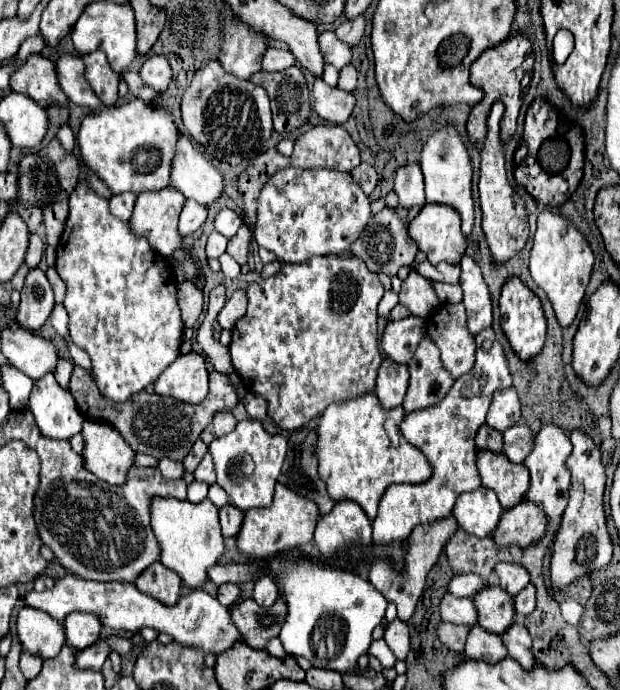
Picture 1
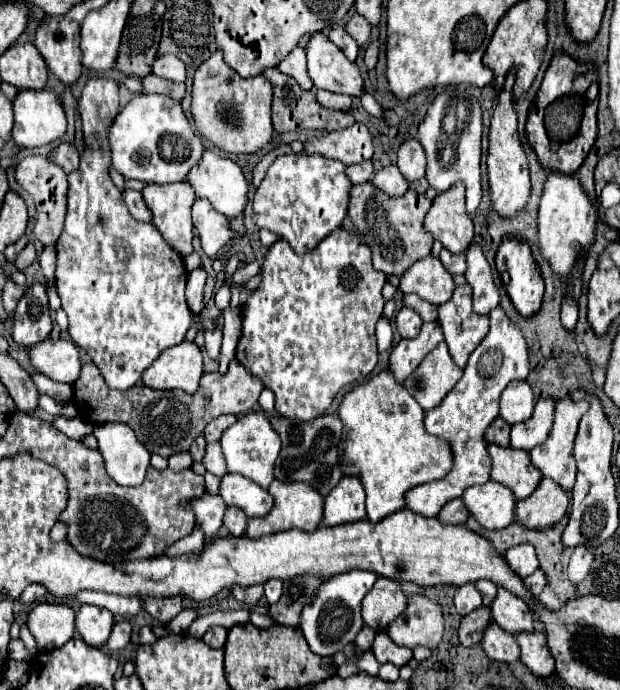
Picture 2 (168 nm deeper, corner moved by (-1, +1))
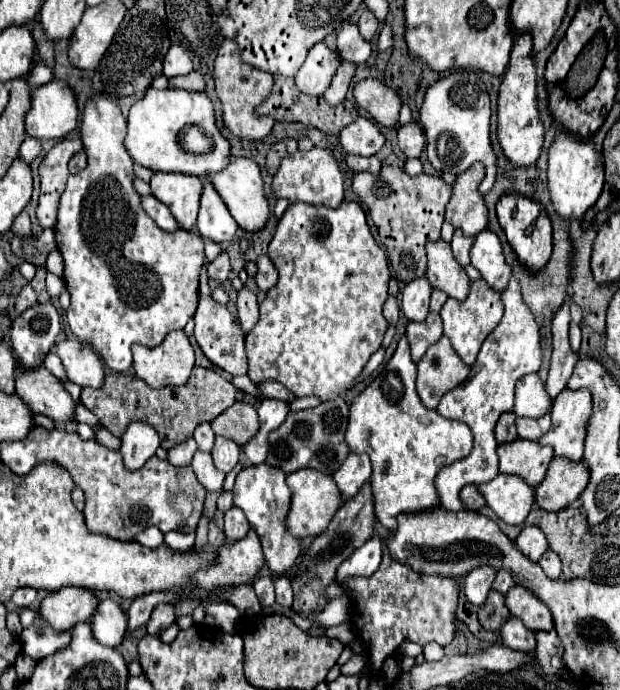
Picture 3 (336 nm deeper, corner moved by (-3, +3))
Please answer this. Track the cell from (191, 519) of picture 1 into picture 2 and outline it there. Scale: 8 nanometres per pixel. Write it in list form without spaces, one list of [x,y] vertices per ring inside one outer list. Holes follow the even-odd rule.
[[[205,493],[203,497],[195,499],[191,505],[195,511],[195,519],[199,523],[197,527],[203,529],[205,539],[213,539],[223,523],[223,513],[225,513],[225,503],[221,495]]]

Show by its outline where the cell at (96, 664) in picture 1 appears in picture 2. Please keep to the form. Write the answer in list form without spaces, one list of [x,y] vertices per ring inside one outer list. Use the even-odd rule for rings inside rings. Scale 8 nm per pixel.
[[[119,619],[119,621],[115,623],[113,633],[111,633],[111,637],[109,637],[109,641],[107,641],[105,647],[107,647],[109,651],[119,651],[119,649],[123,649],[123,647],[129,643],[129,639],[131,639],[131,631],[133,631],[131,623],[129,623],[127,619]]]

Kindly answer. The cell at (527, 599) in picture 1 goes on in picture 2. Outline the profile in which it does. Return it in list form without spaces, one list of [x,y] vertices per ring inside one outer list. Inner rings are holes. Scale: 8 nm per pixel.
[[[537,569],[533,575],[525,577],[525,585],[529,587],[529,591],[533,591],[533,595],[539,595],[547,585],[547,575],[541,569]]]

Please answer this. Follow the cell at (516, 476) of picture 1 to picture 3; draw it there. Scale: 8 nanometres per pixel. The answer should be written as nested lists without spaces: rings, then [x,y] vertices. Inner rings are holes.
[[[517,439],[507,445],[497,445],[497,455],[499,473],[517,475],[527,481],[527,485],[537,487],[543,481],[547,467],[553,459],[553,449],[541,447],[535,441]]]

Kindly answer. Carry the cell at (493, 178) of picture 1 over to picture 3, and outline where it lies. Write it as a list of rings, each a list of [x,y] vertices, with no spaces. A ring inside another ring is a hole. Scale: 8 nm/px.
[[[525,33],[515,39],[511,49],[511,61],[503,75],[497,101],[497,137],[503,155],[515,167],[531,167],[539,159],[543,145],[543,123],[537,113],[537,93],[535,93],[535,65],[531,57],[531,37]]]

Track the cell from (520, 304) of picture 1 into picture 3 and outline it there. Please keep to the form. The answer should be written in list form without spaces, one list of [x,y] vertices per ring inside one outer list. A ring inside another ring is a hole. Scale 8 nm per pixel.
[[[507,195],[497,203],[497,217],[519,263],[527,269],[527,273],[539,273],[539,269],[547,265],[551,257],[551,221],[547,217],[547,211],[527,197]]]

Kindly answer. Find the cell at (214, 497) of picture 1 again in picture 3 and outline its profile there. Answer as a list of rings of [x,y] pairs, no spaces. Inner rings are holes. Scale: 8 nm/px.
[[[263,463],[263,465],[255,465],[255,467],[245,467],[237,475],[237,481],[233,487],[233,503],[245,511],[251,527],[255,527],[255,531],[259,533],[259,537],[263,541],[261,545],[263,545],[265,561],[273,573],[289,571],[295,565],[297,555],[301,553],[299,541],[295,537],[291,537],[283,527],[283,519],[289,511],[289,501],[291,501],[291,491],[285,483],[283,471]]]

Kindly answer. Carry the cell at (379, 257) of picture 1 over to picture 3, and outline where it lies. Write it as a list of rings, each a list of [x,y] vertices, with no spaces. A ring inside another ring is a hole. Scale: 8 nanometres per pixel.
[[[383,167],[377,175],[357,173],[353,179],[353,191],[359,201],[367,207],[373,225],[379,231],[379,237],[387,249],[391,269],[399,281],[413,281],[425,275],[427,257],[425,243],[437,241],[443,225],[443,209],[451,197],[451,185],[441,177],[433,175],[407,175],[401,167]]]

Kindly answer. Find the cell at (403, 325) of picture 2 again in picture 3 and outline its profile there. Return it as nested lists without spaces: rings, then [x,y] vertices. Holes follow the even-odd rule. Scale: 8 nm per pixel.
[[[425,277],[407,283],[405,289],[401,291],[403,315],[415,323],[423,321],[429,313],[429,297],[431,297],[431,285]]]

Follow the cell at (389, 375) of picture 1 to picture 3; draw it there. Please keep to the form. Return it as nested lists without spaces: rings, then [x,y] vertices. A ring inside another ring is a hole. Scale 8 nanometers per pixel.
[[[429,313],[427,319],[421,323],[409,323],[405,335],[411,347],[411,357],[417,363],[427,351],[427,347],[437,343],[439,337],[443,335],[443,323],[441,323],[439,313]]]

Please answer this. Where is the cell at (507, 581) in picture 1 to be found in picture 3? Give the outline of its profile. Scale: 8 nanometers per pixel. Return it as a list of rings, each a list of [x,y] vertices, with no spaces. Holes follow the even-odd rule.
[[[525,527],[521,535],[515,539],[515,545],[529,561],[539,561],[539,557],[547,551],[547,539],[539,527]]]

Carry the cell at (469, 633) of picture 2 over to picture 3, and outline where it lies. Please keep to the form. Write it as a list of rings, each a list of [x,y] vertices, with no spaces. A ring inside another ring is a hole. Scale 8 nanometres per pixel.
[[[491,591],[487,595],[487,601],[479,609],[479,623],[487,631],[499,631],[507,619],[509,619],[509,611],[505,607],[503,595]]]

